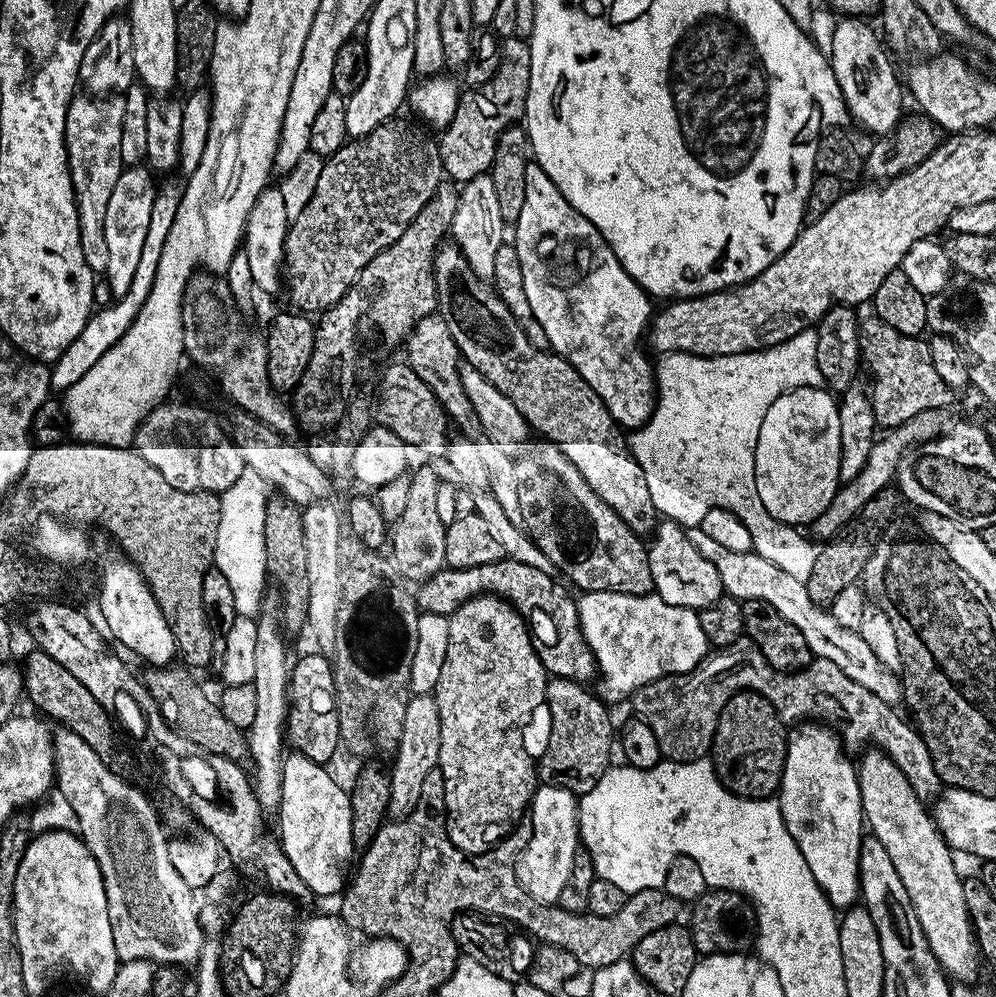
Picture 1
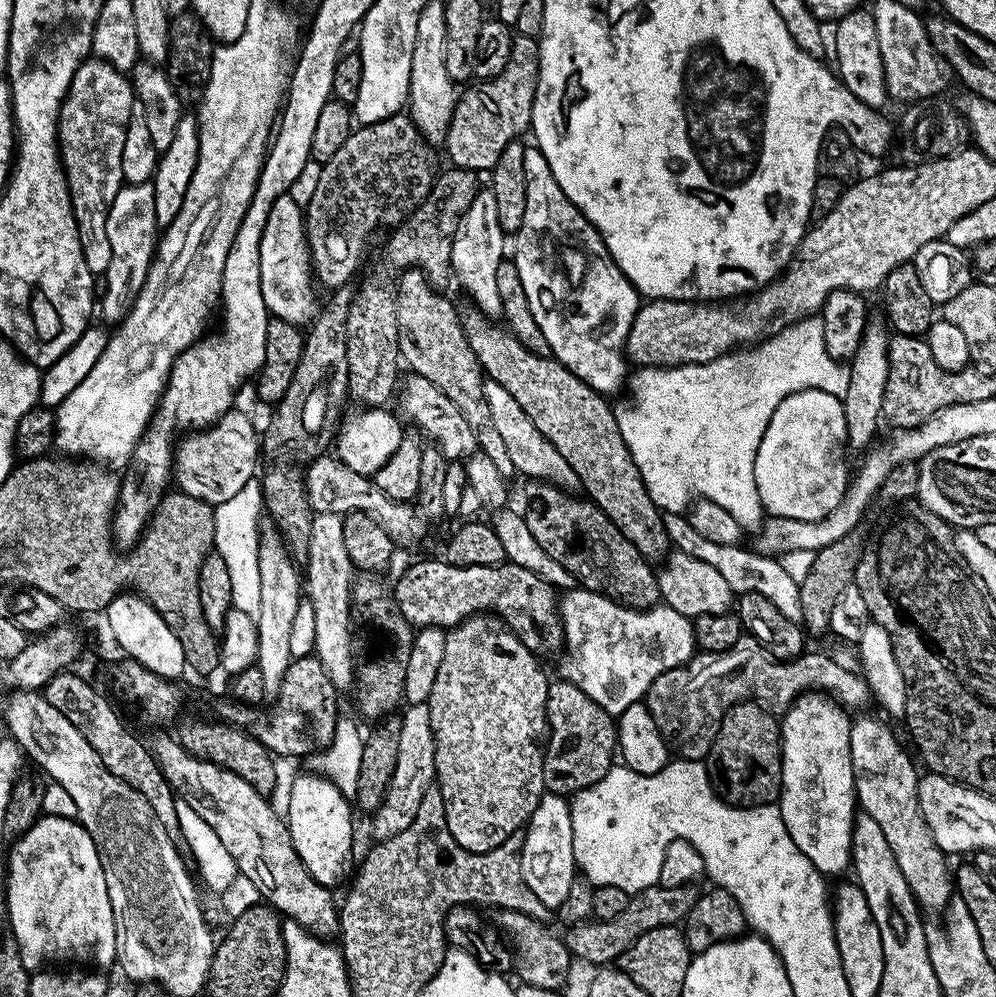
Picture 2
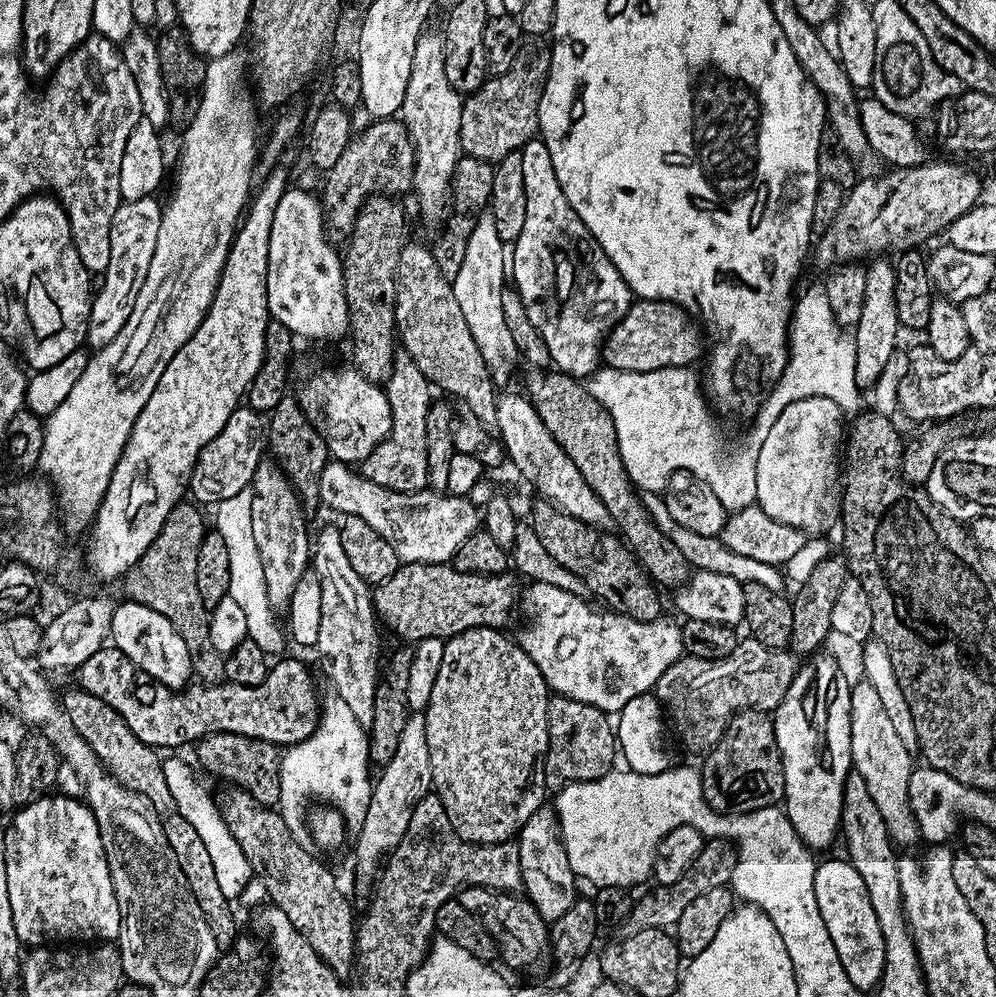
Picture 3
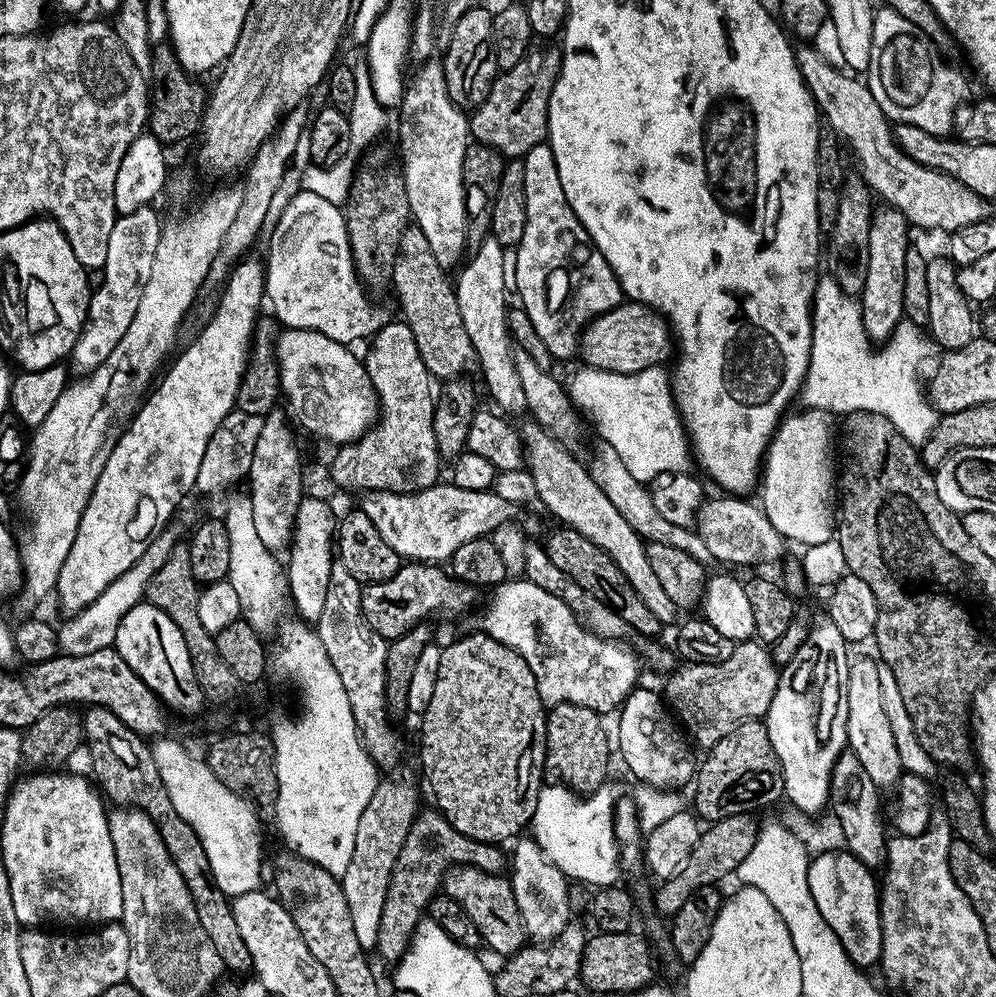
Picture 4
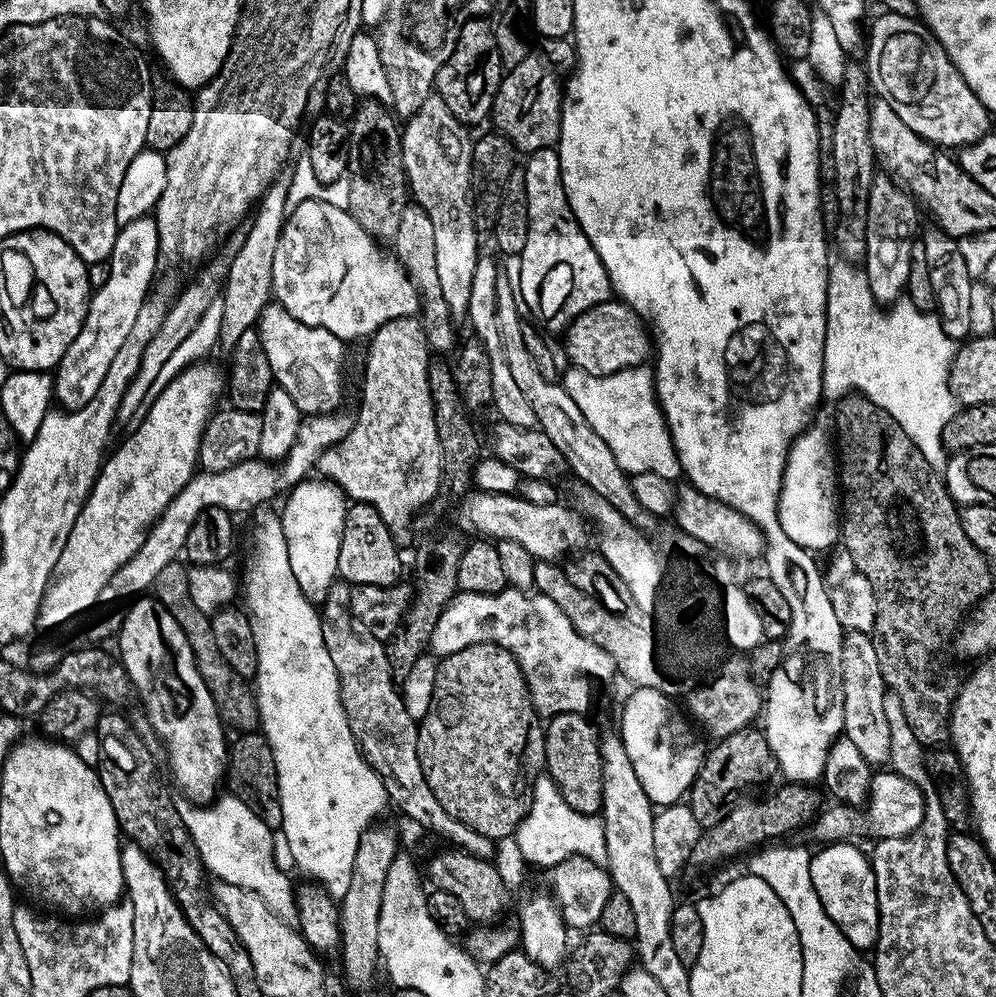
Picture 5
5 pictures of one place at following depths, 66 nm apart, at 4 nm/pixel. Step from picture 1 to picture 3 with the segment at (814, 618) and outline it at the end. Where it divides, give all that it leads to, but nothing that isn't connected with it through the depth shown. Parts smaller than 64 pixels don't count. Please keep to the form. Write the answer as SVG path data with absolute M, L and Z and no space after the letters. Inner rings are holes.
M646 492L643 493L642 499L648 511L648 517L658 526L658 530L662 530L662 534L666 534L666 538L670 538L670 542L674 542L674 546L678 546L678 550L682 550L682 554L686 554L686 558L693 569L724 574L727 577L736 579L742 585L758 582L760 585L767 586L769 590L774 590L775 592L780 592L783 589L783 584L786 584L786 576L777 565L757 562L755 558L746 558L743 554L734 554L734 550L727 548L719 536L694 534L690 530L686 530L686 526L680 525L679 522L674 522L670 510L666 510L666 502L663 495L655 492Z

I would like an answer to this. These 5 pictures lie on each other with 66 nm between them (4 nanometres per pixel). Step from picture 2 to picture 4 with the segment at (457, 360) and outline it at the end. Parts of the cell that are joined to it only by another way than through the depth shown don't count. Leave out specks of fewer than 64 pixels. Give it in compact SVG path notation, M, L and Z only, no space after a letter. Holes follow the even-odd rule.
M415 226L405 228L392 267L391 287L396 288L400 308L404 311L403 323L410 326L414 340L418 342L418 352L422 354L422 362L426 362L428 375L437 381L460 376L474 364L470 334L466 334L466 326L462 326L462 310L458 310L456 290L448 276L438 258L434 258L426 234Z

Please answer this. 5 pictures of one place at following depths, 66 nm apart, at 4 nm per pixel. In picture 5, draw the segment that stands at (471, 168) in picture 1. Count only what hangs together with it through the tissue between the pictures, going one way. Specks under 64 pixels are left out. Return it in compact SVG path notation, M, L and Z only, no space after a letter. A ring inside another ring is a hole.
M541 39L523 62L505 71L494 98L490 124L495 131L508 137L517 153L531 154L559 145L560 107L566 91L562 77L575 67L576 45L571 39Z

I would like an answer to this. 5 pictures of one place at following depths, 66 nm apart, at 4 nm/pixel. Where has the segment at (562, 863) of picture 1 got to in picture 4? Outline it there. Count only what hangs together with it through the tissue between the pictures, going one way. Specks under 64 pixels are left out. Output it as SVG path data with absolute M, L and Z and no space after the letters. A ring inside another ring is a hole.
M520 838L515 844L516 849L510 852L510 872L512 868L510 881L527 935L536 942L555 941L556 936L562 934L562 930L570 923L568 916L570 881L562 874L562 870L558 870L558 866L554 866L554 862L550 862L550 858L538 847L535 840Z

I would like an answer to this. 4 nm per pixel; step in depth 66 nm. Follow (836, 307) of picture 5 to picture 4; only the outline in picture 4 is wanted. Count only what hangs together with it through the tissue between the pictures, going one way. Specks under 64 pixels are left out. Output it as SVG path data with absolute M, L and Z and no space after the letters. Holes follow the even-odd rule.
M821 275L816 281L816 297L812 299L812 353L808 376L804 380L804 387L800 389L799 399L805 400L805 405L822 408L833 414L847 414L858 410L870 410L890 418L894 426L911 444L923 445L924 439L935 427L938 413L931 403L920 393L920 363L928 356L929 341L924 341L925 333L911 322L902 322L893 330L888 341L875 352L873 341L868 339L862 314L860 301L857 297L848 296L837 282L835 275Z

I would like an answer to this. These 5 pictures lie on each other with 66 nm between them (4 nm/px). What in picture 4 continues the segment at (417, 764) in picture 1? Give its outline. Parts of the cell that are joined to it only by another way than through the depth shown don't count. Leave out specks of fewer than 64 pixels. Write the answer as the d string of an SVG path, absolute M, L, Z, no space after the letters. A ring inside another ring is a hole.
M403 768L385 775L388 777L385 780L383 777L377 783L374 794L370 802L366 802L366 810L362 810L362 818L358 821L358 834L354 834L354 854L350 857L350 866L346 866L346 874L339 877L342 890L346 894L346 906L350 906L350 922L354 925L354 935L358 938L358 946L365 950L376 948L391 875L394 874L395 863L402 853L407 832L421 807L416 776L410 769Z

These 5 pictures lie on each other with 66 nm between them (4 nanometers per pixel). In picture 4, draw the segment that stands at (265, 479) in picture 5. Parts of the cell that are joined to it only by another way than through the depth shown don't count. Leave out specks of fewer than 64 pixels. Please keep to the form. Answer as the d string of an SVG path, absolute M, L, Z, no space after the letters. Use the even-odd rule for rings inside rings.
M172 526L157 532L149 540L148 548L142 554L142 558L138 558L138 562L134 562L134 566L130 566L130 570L126 570L126 574L122 574L114 582L110 582L110 586L90 606L84 608L80 613L67 617L65 619L67 621L62 626L59 625L57 629L59 651L63 655L81 656L82 654L92 654L95 650L113 647L116 643L119 624L125 614L145 599L148 583L161 566L168 561L176 547L178 547L178 540L176 540L176 532Z

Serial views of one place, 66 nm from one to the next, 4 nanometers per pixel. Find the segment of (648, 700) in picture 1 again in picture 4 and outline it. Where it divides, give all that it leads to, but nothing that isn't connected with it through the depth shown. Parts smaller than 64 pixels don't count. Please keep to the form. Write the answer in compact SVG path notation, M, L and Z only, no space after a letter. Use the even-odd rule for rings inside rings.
M755 639L737 643L734 654L724 662L685 663L680 667L675 669L677 672L669 678L668 685L662 688L662 696L683 731L693 741L696 739L704 750L722 742L722 738L742 722L767 716L780 681L780 668L773 662L771 651Z

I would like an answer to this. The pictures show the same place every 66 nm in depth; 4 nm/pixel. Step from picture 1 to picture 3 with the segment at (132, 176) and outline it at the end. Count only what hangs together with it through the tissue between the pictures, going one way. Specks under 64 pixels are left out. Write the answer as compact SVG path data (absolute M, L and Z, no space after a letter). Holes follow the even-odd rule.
M150 195L137 200L124 200L114 210L110 222L110 266L102 273L104 285L95 289L88 315L86 344L89 349L99 350L118 338L122 326L126 326L134 310L142 282L146 282L146 270L150 270L150 258L154 258L154 246L158 242L162 204L156 199L155 195Z

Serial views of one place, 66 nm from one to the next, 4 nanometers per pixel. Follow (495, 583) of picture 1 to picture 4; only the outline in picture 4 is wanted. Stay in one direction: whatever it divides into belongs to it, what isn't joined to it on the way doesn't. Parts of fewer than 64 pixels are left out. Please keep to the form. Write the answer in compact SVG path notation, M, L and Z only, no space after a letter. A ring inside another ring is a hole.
M432 562L405 563L386 582L374 582L360 589L360 613L372 631L386 641L393 641L414 626L431 621L431 616L460 616L476 604L477 589L444 572Z

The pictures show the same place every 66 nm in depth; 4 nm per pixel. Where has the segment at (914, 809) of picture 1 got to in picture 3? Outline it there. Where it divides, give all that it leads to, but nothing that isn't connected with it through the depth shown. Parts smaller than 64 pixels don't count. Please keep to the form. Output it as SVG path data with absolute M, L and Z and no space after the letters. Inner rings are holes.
M860 678L857 684L855 681L851 690L852 767L862 778L862 782L866 782L866 790L870 790L870 798L874 798L874 803L882 814L882 822L886 822L886 830L892 843L897 846L917 843L920 840L920 827L910 810L908 789L914 767L913 753L908 752L902 738L898 738L877 691L867 678Z

